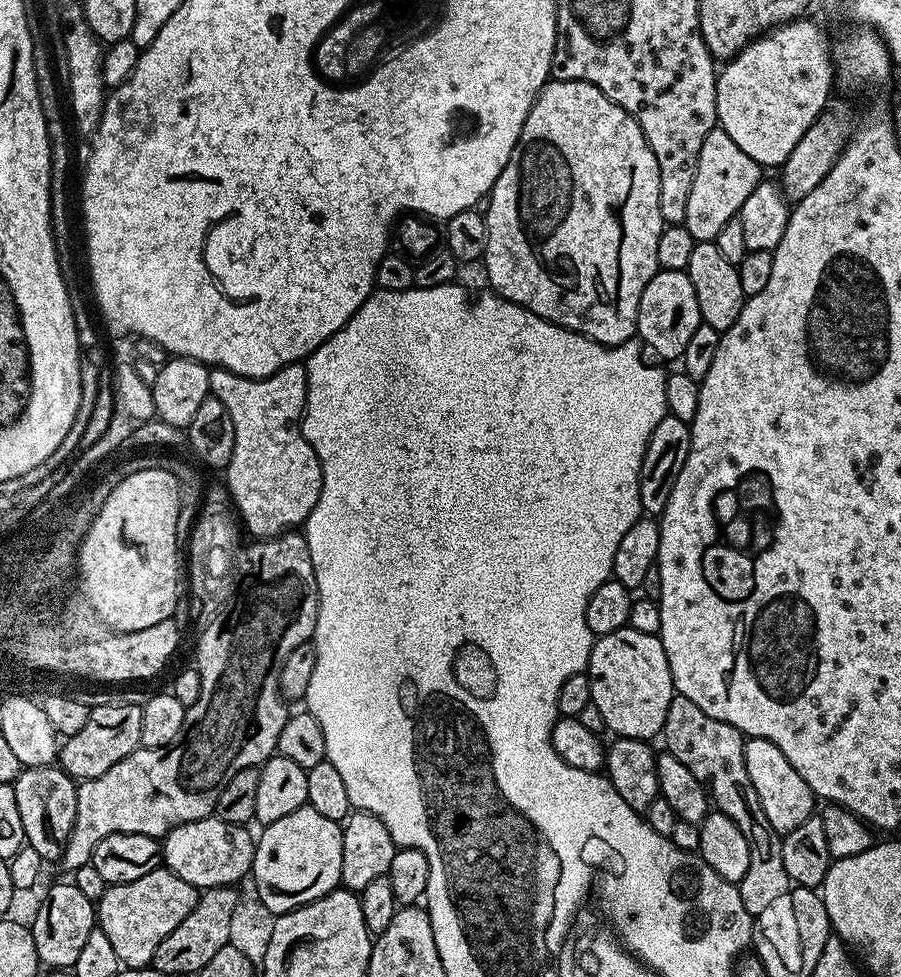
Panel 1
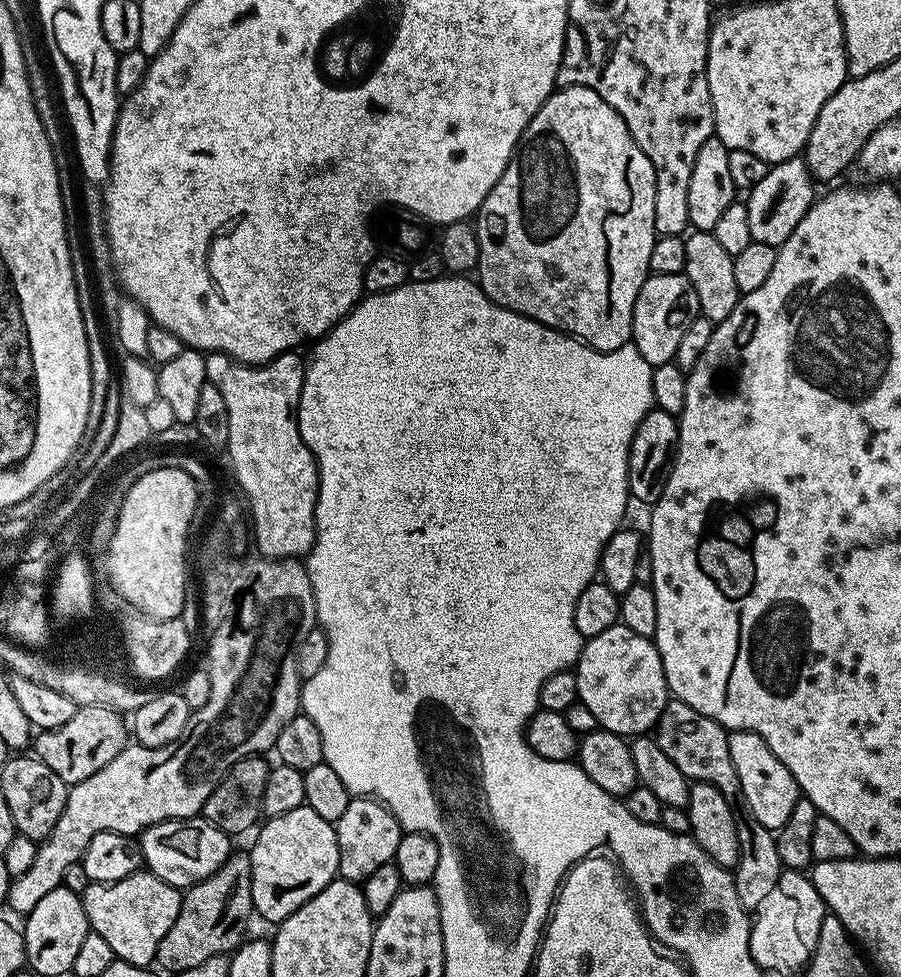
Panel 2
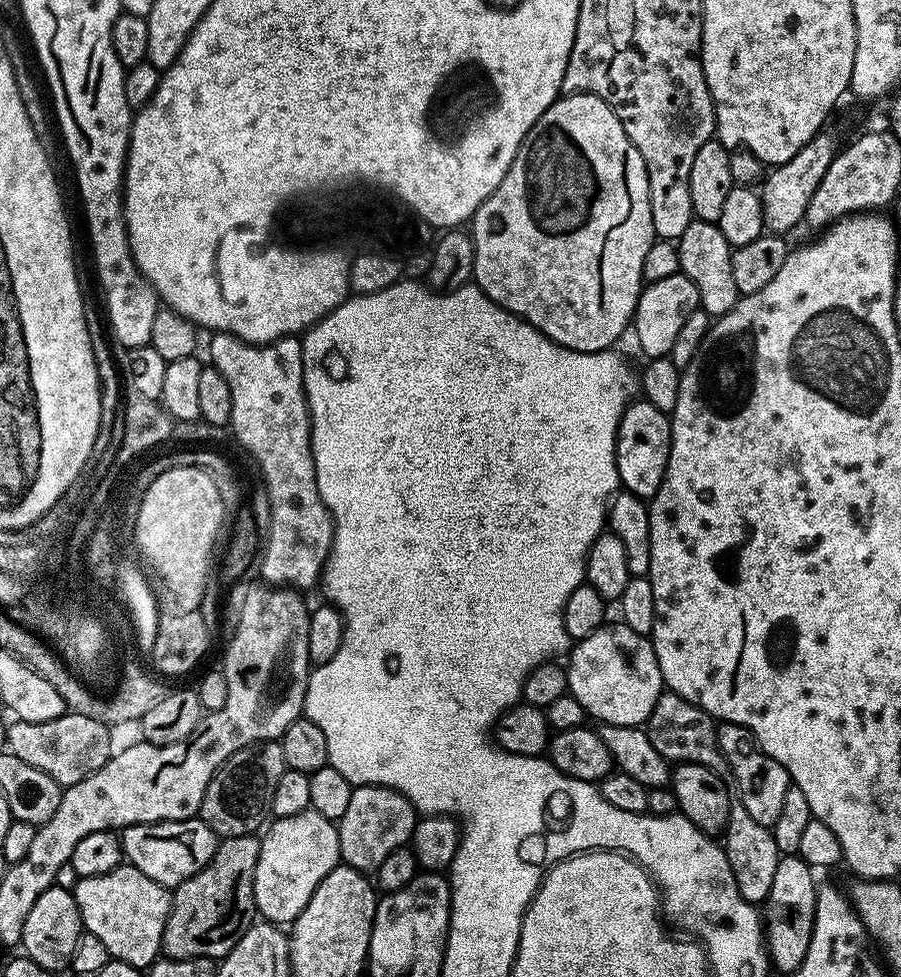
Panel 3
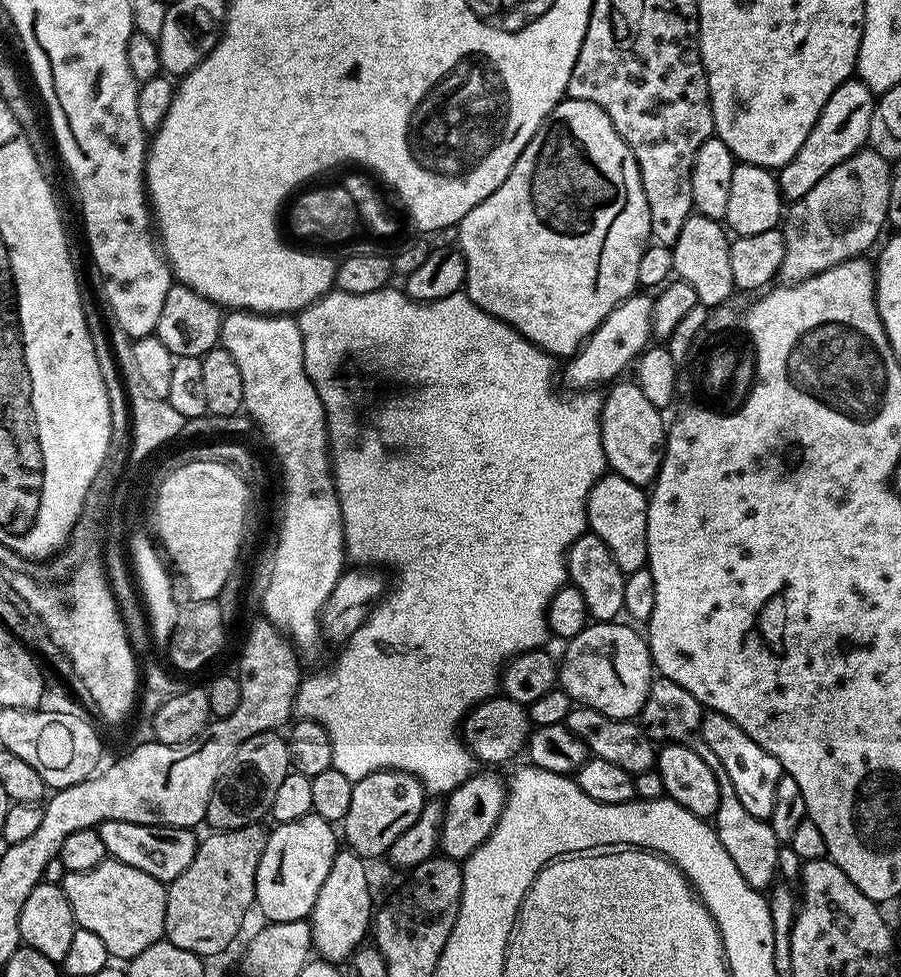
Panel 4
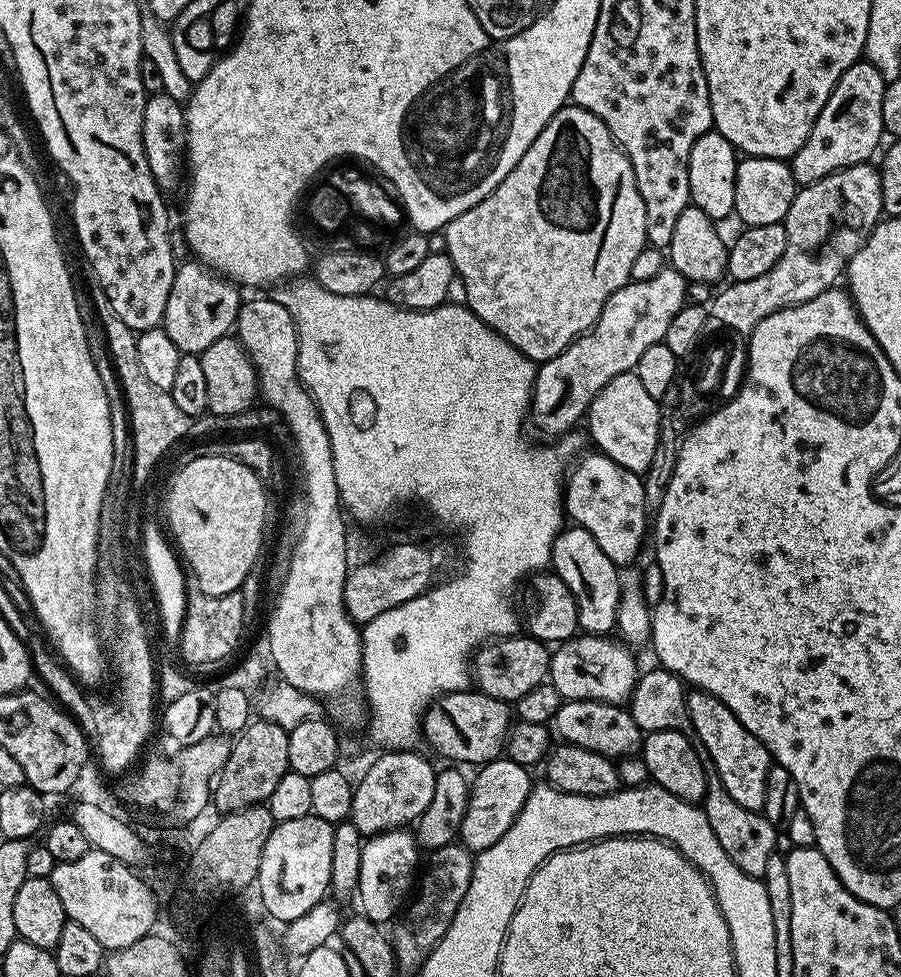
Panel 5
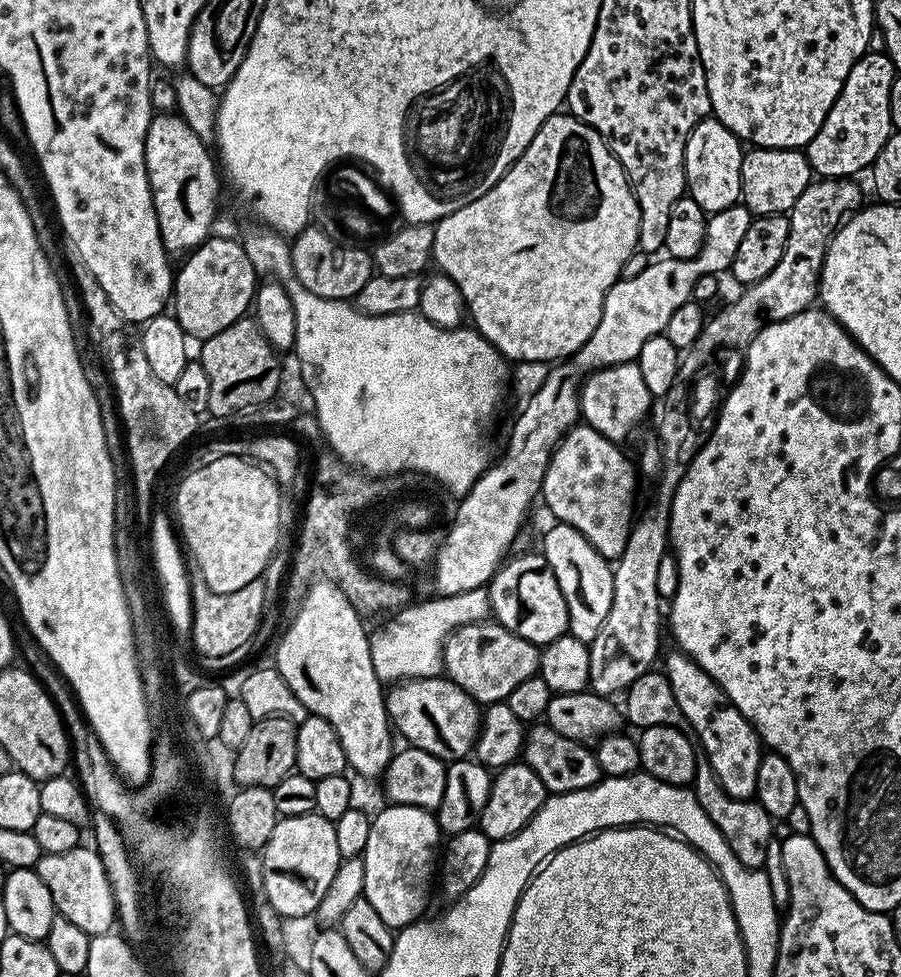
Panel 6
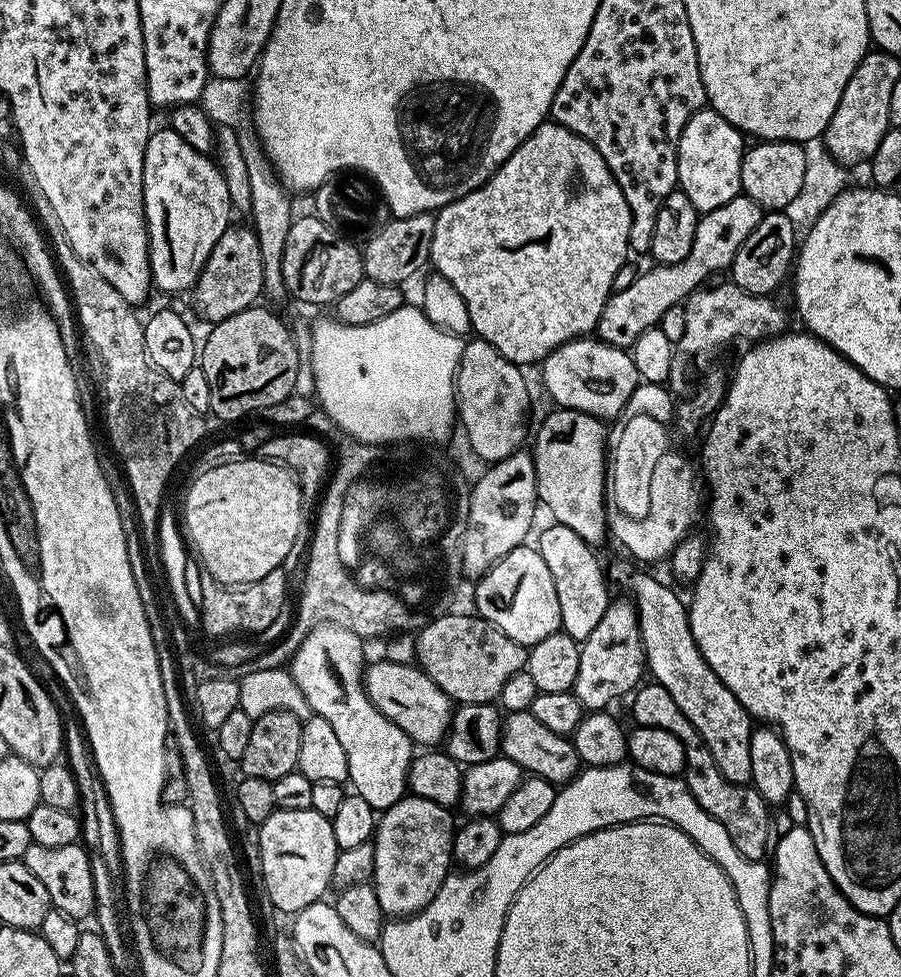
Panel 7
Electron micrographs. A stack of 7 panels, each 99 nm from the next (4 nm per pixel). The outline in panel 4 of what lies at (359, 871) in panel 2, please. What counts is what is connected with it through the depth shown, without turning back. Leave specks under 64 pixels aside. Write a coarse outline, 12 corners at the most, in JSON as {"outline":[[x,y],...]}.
{"outline":[[396,768],[355,781],[342,827],[383,857],[418,822],[426,793]]}

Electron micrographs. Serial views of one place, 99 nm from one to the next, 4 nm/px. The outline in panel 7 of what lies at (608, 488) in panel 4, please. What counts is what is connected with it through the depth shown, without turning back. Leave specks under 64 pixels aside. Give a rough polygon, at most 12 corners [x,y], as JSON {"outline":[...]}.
{"outline":[[557,407],[530,448],[551,519],[608,531],[605,421]]}

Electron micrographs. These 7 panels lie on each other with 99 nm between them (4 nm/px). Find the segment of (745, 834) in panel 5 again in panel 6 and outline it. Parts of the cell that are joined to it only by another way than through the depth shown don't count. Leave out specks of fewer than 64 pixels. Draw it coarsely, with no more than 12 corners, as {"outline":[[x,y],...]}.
{"outline":[[697,755],[690,787],[744,868],[763,869],[772,816],[726,794]]}

